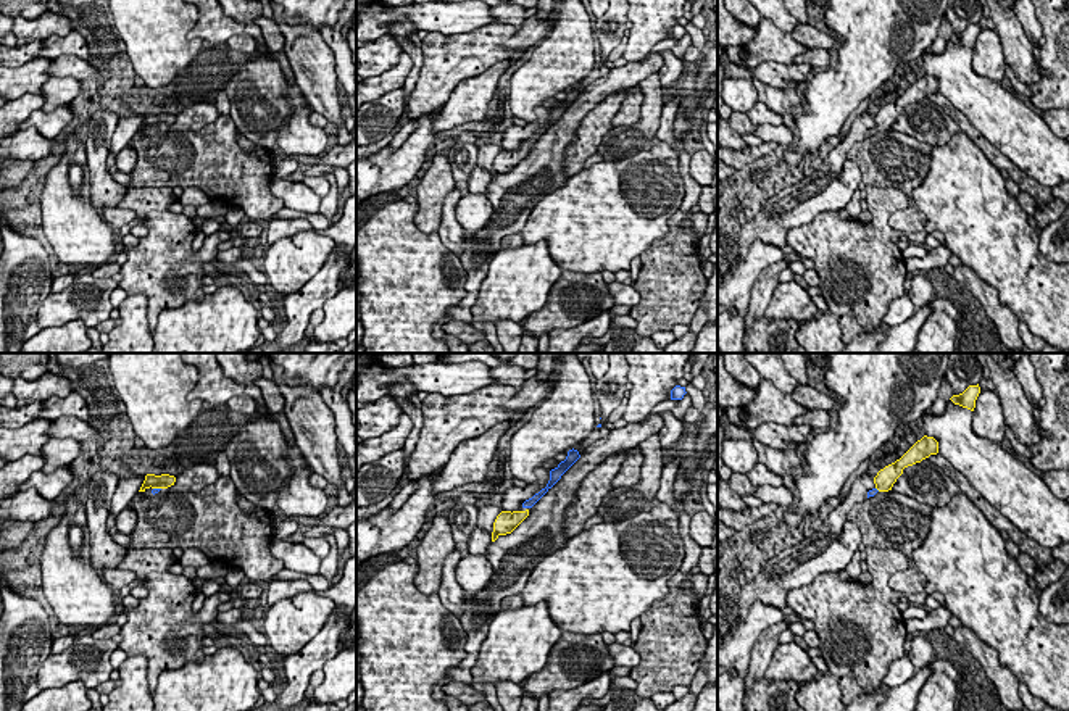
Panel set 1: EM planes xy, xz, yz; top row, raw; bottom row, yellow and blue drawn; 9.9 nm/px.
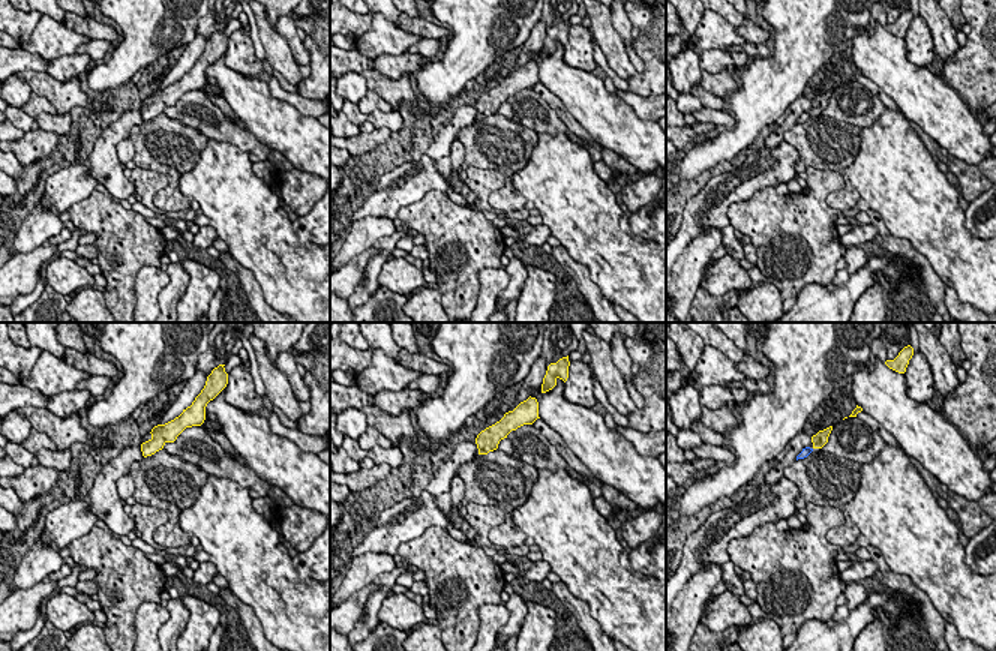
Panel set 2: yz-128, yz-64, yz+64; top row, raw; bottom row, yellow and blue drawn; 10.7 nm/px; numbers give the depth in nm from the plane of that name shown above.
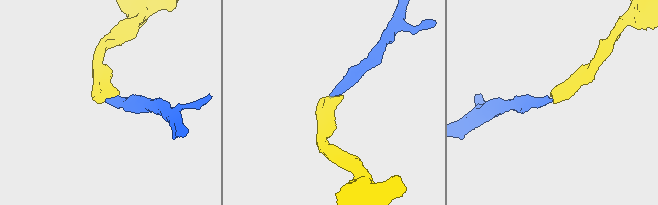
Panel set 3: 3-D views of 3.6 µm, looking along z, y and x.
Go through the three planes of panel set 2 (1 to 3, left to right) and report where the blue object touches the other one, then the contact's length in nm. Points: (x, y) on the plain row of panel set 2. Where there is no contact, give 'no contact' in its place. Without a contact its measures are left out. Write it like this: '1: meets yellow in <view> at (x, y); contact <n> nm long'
1: no contact
2: no contact
3: no contact

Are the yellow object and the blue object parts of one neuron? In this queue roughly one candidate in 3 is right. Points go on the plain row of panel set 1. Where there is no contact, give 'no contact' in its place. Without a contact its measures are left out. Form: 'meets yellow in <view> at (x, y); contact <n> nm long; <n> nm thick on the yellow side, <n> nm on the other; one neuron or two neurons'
meets yellow in xy at (157, 126); contact 80 nm long; 140 nm thick on the yellow side, 60 nm on the other; one neuron

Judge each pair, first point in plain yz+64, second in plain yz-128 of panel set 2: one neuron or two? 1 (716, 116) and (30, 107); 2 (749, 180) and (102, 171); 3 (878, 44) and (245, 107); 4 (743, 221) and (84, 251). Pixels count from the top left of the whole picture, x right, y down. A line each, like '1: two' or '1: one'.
1: two
2: two
3: one
4: two

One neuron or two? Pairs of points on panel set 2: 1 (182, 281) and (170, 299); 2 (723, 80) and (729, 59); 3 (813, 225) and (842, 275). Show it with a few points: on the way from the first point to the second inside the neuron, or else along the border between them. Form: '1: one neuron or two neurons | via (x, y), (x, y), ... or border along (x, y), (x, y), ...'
1: one neuron | via (177, 285), (171, 294)
2: two neurons | border along (702, 69), (710, 72), (725, 71)
3: two neurons | border along (837, 270), (830, 282)

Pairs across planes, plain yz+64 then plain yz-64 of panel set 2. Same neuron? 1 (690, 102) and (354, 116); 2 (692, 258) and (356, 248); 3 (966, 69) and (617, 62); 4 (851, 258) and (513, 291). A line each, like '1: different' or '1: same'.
1: same
2: same
3: different
4: same

